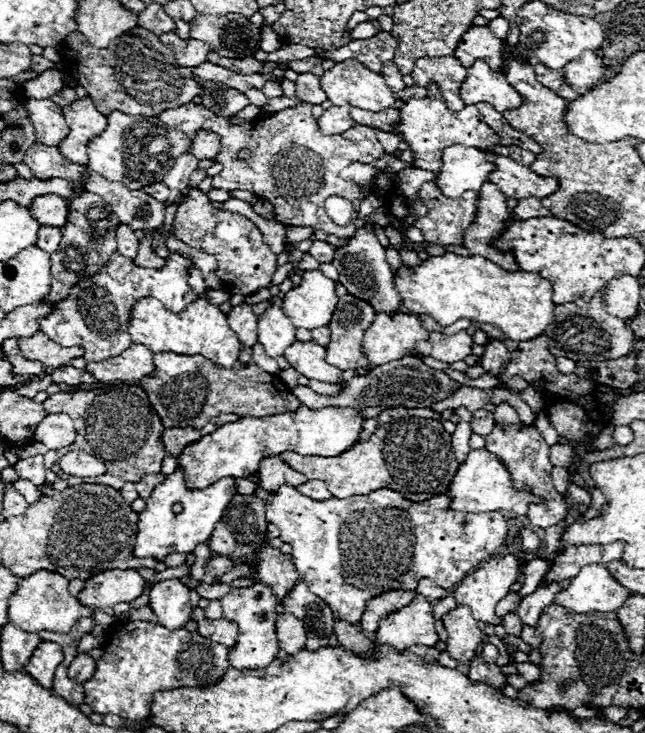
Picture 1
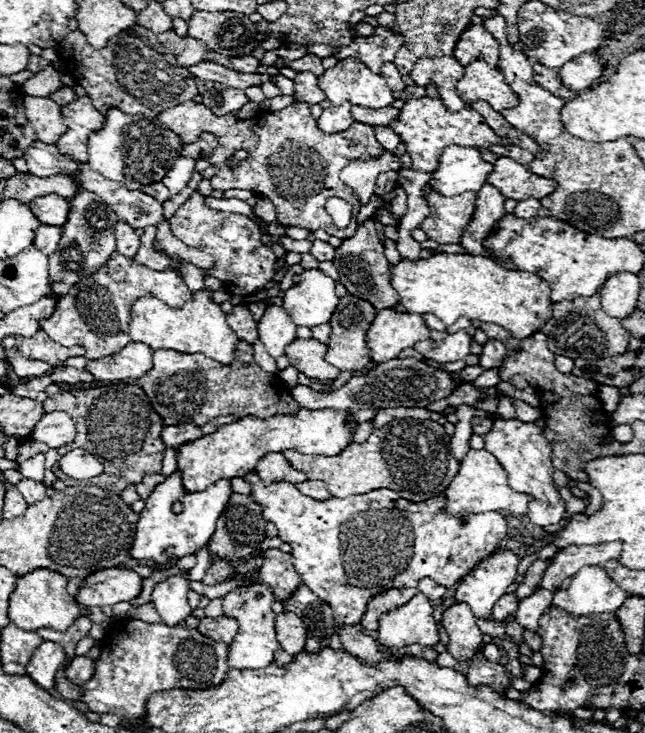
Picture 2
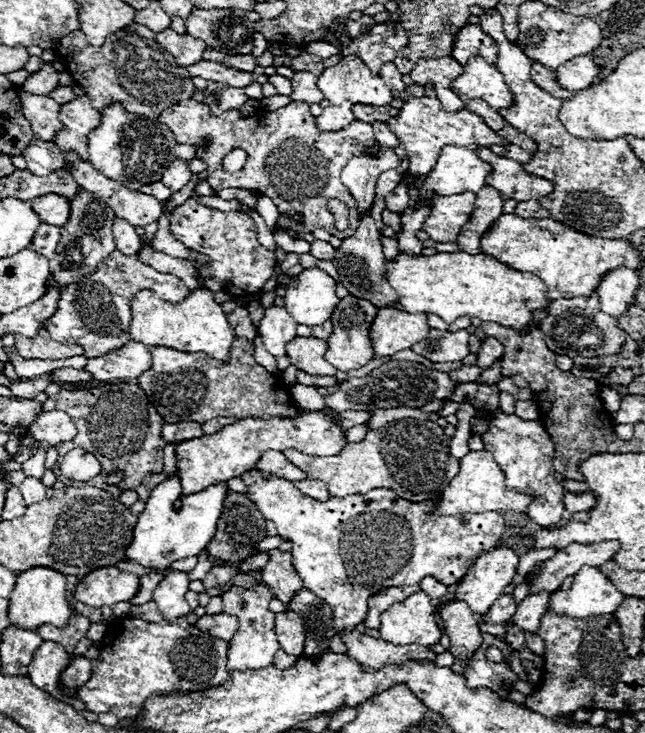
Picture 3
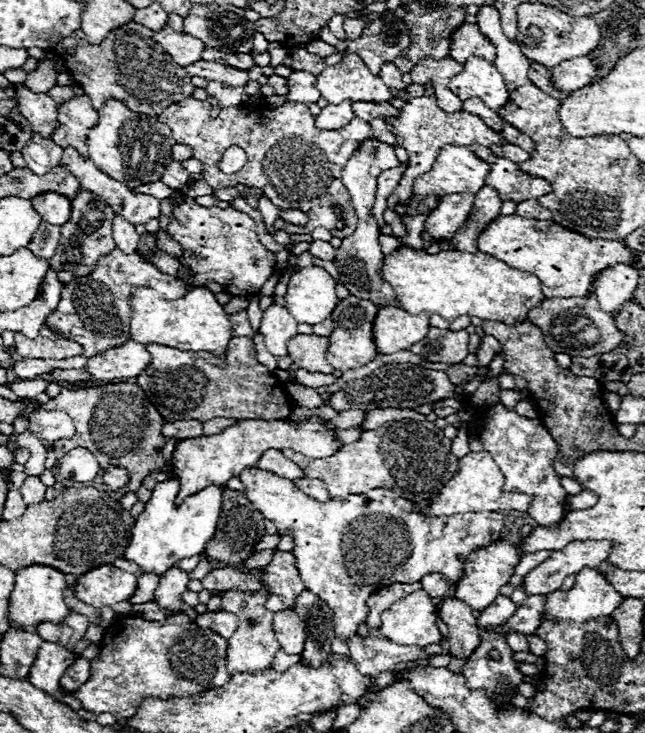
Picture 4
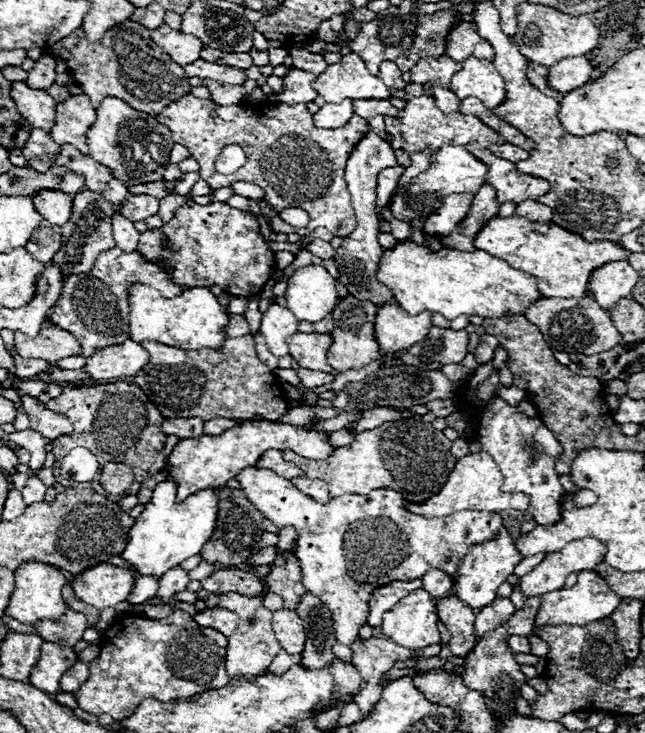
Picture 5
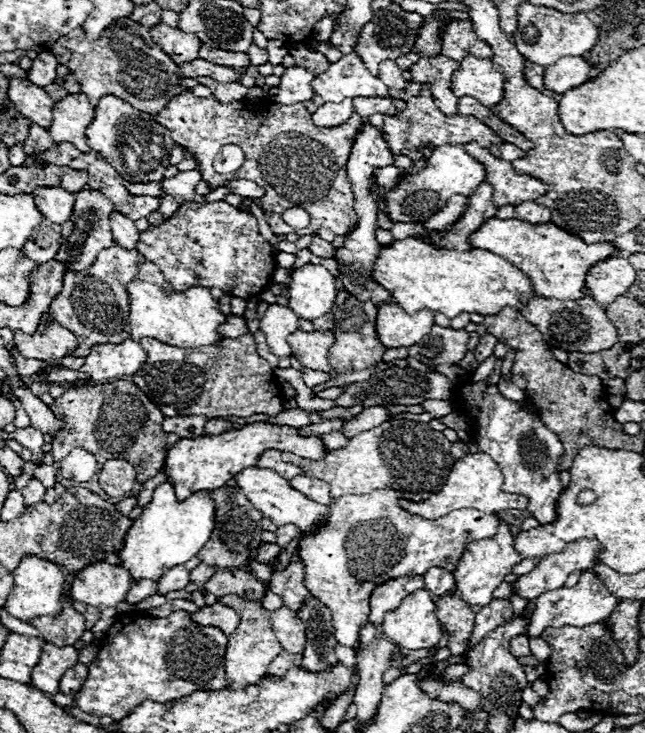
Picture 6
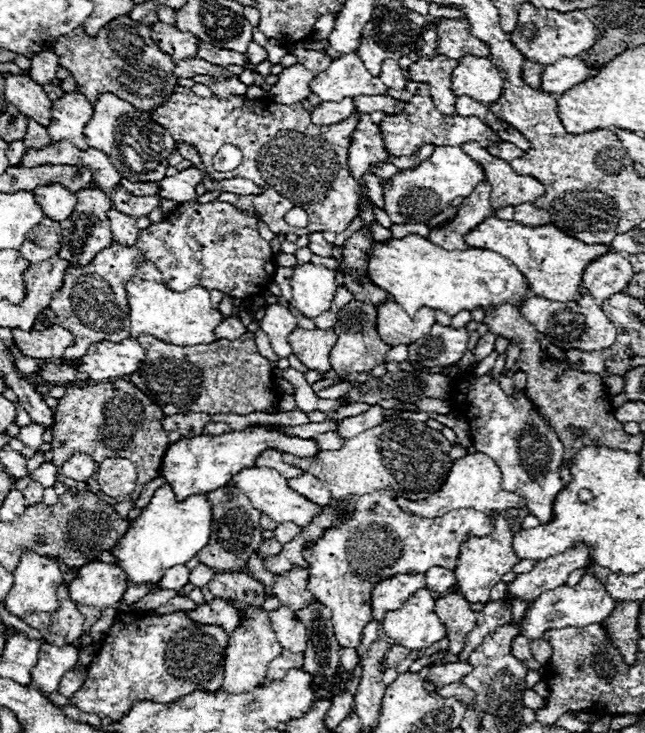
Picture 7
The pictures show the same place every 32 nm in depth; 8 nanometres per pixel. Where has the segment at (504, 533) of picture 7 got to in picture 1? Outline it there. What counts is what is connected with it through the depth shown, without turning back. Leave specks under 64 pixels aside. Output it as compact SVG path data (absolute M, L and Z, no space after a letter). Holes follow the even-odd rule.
M496 556L490 562L482 564L480 570L472 572L470 576L466 576L466 580L460 582L458 590L454 592L454 600L458 606L468 606L478 622L488 622L498 626L502 624L502 618L496 616L496 604L510 592L510 586L516 582L518 574L520 574L520 564L514 556Z

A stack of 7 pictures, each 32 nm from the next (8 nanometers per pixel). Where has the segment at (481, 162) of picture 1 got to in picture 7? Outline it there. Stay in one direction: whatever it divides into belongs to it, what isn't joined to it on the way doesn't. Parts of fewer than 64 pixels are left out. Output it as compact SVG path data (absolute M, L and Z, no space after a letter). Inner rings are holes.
M438 146L432 156L416 168L400 170L390 184L384 184L386 212L394 224L428 222L432 216L448 208L454 196L468 196L484 180L484 170L460 146Z

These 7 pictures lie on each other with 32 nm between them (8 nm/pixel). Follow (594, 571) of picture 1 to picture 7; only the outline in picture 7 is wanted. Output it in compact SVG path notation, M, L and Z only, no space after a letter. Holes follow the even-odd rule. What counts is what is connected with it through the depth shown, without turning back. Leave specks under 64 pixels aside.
M584 574L576 586L554 588L554 592L544 592L542 596L538 596L538 600L534 600L526 612L522 634L528 640L536 640L542 638L542 634L550 628L566 628L566 626L584 628L588 624L600 624L612 614L614 606L616 600L606 592L606 588L602 588L602 582L598 582L598 578L592 574Z

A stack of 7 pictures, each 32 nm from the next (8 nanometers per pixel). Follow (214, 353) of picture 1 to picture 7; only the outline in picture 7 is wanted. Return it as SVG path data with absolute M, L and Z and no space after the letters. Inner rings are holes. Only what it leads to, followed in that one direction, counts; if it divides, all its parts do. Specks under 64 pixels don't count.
M134 278L126 284L126 292L130 304L132 338L146 334L176 346L196 346L216 342L214 330L224 320L224 316L216 308L212 308L210 292L206 288L194 286L186 292L174 292L162 284Z

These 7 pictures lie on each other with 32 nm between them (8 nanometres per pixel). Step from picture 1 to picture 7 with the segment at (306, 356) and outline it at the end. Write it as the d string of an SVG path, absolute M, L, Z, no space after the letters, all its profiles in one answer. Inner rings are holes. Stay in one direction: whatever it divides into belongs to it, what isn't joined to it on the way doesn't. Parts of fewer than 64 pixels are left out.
M332 328L328 330L294 330L290 336L290 346L292 352L298 356L298 360L310 368L310 370L320 370L328 372L330 370L330 350L336 344L336 334Z

